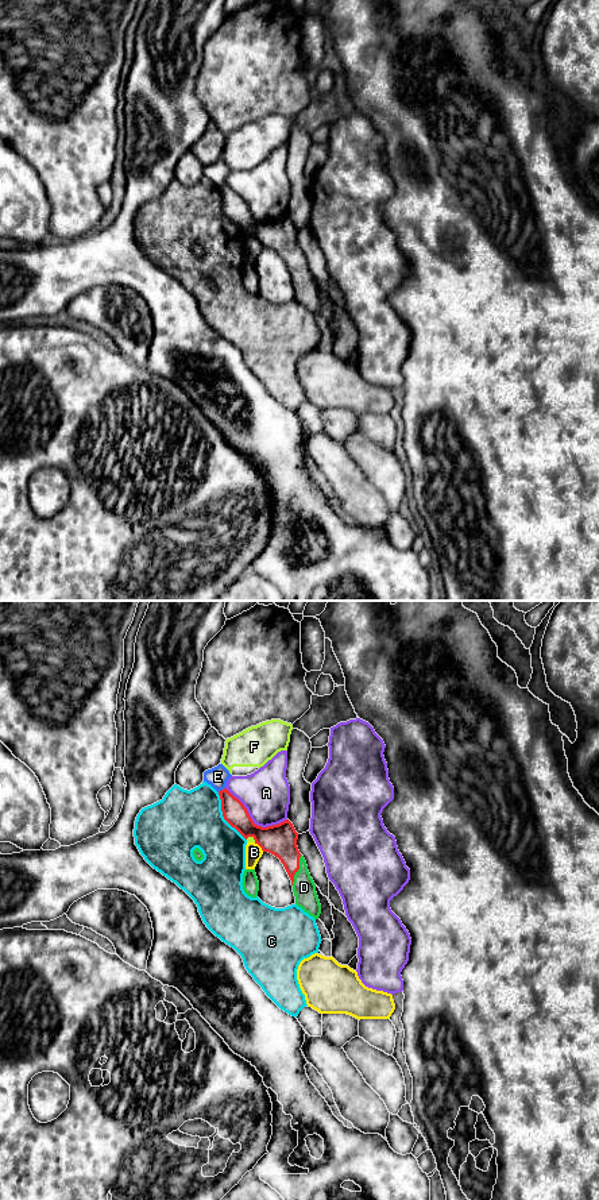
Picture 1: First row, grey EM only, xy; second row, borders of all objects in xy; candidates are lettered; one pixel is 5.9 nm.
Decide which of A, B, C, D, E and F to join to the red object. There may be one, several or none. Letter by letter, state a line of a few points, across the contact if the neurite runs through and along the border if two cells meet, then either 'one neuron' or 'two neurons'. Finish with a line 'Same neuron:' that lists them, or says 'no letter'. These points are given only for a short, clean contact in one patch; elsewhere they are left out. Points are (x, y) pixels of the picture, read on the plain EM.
A: two neurons
B: two neurons
C: two neurons
D: one neuron
E: two neurons
F: two neurons
Same neuron: D

